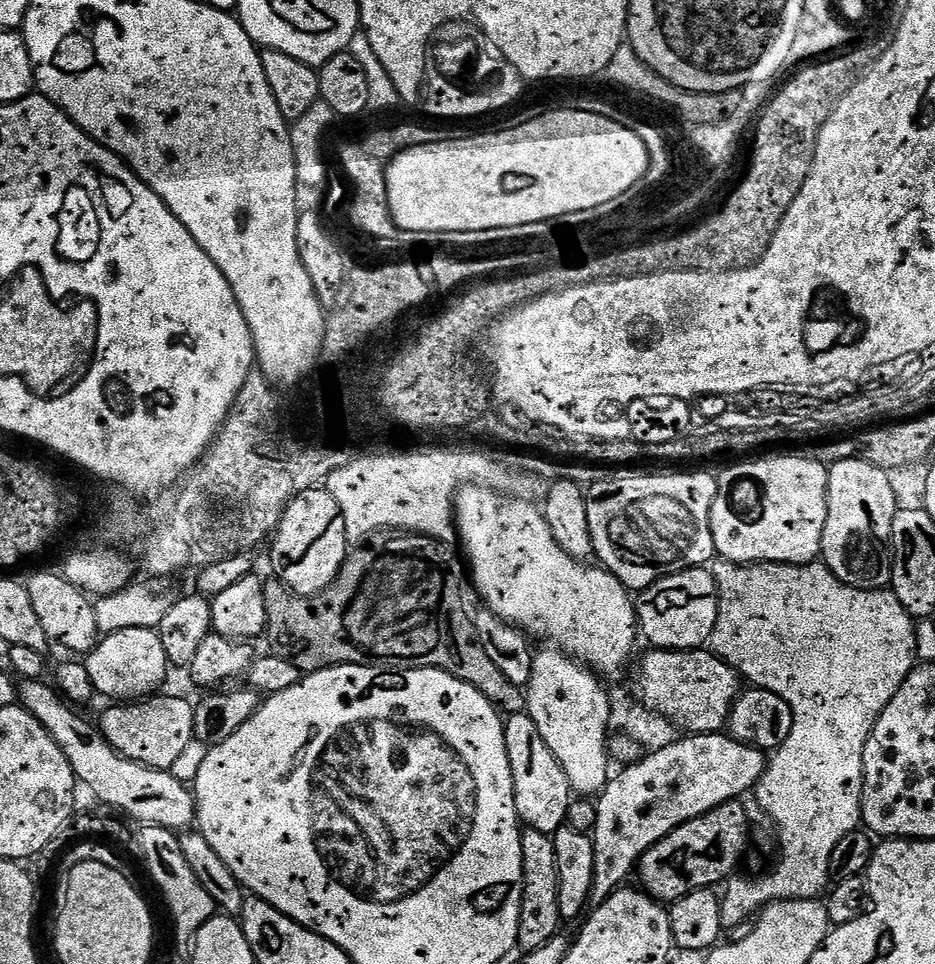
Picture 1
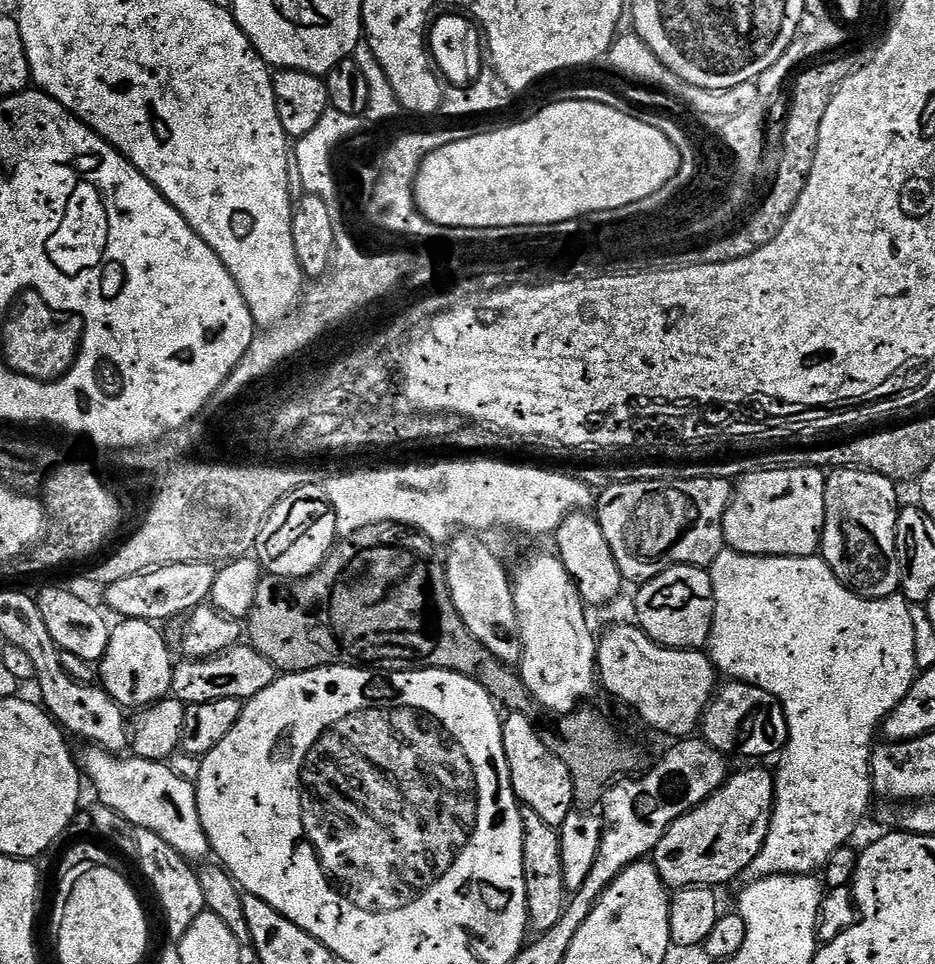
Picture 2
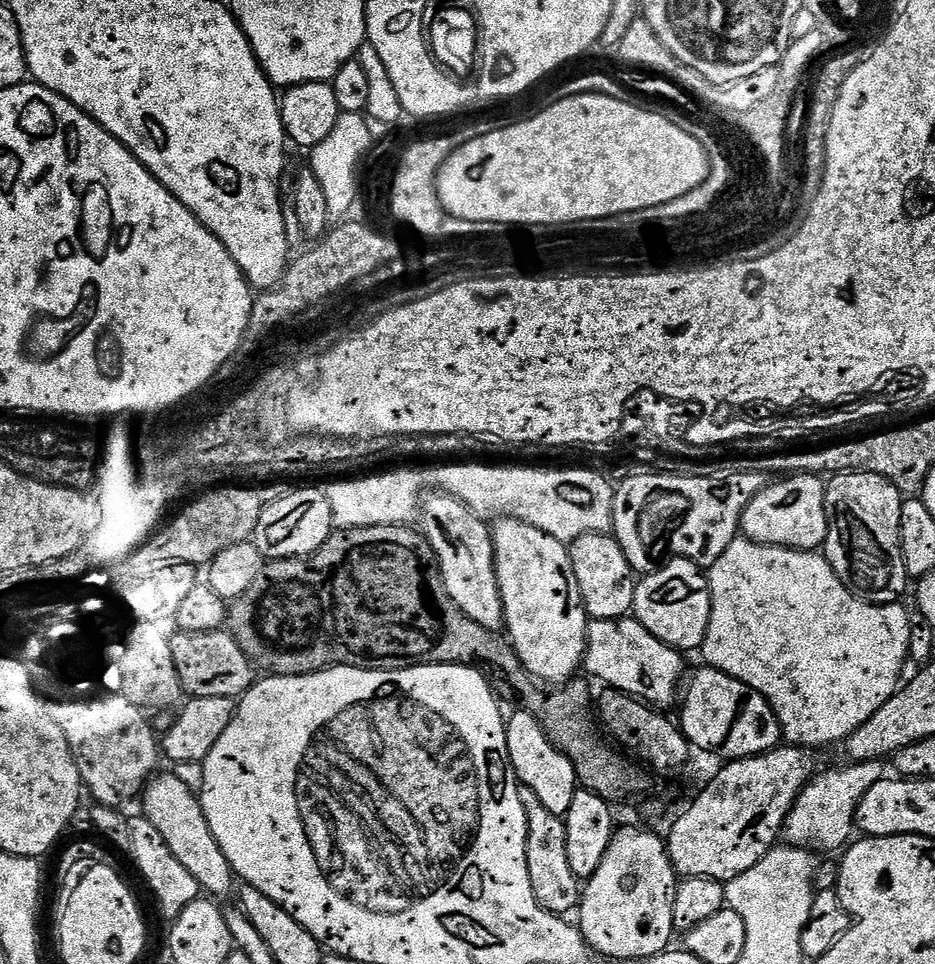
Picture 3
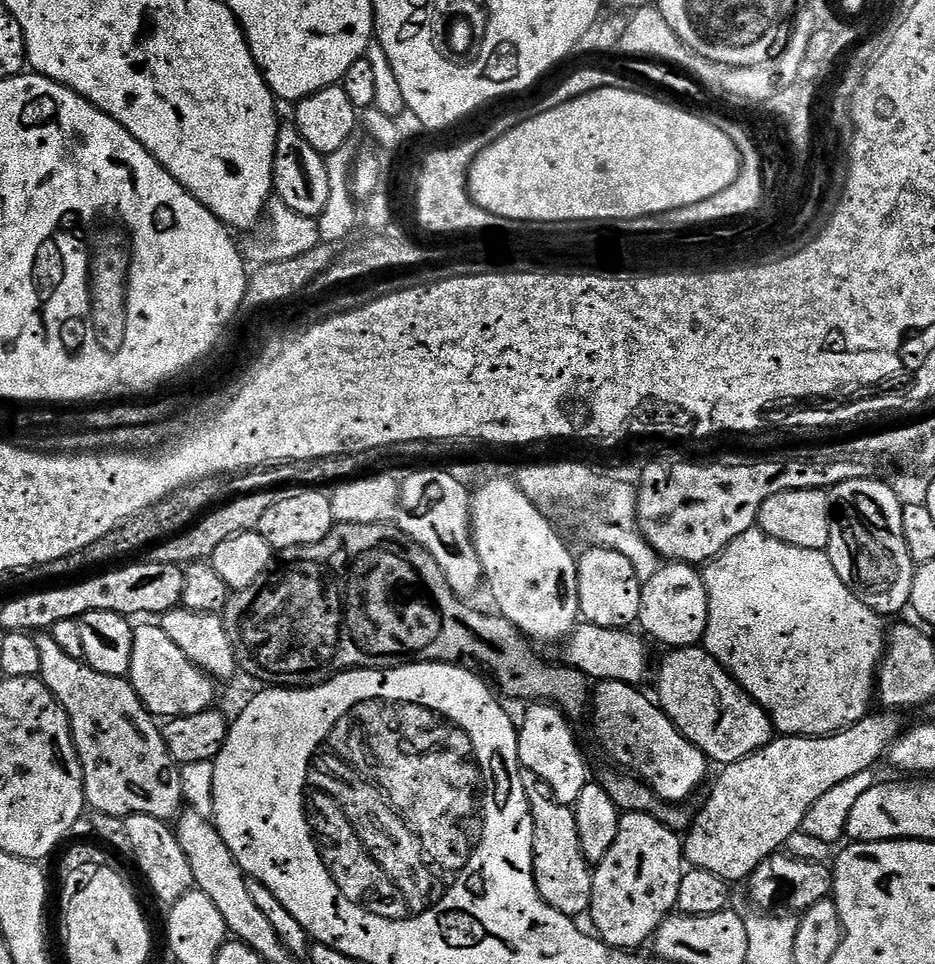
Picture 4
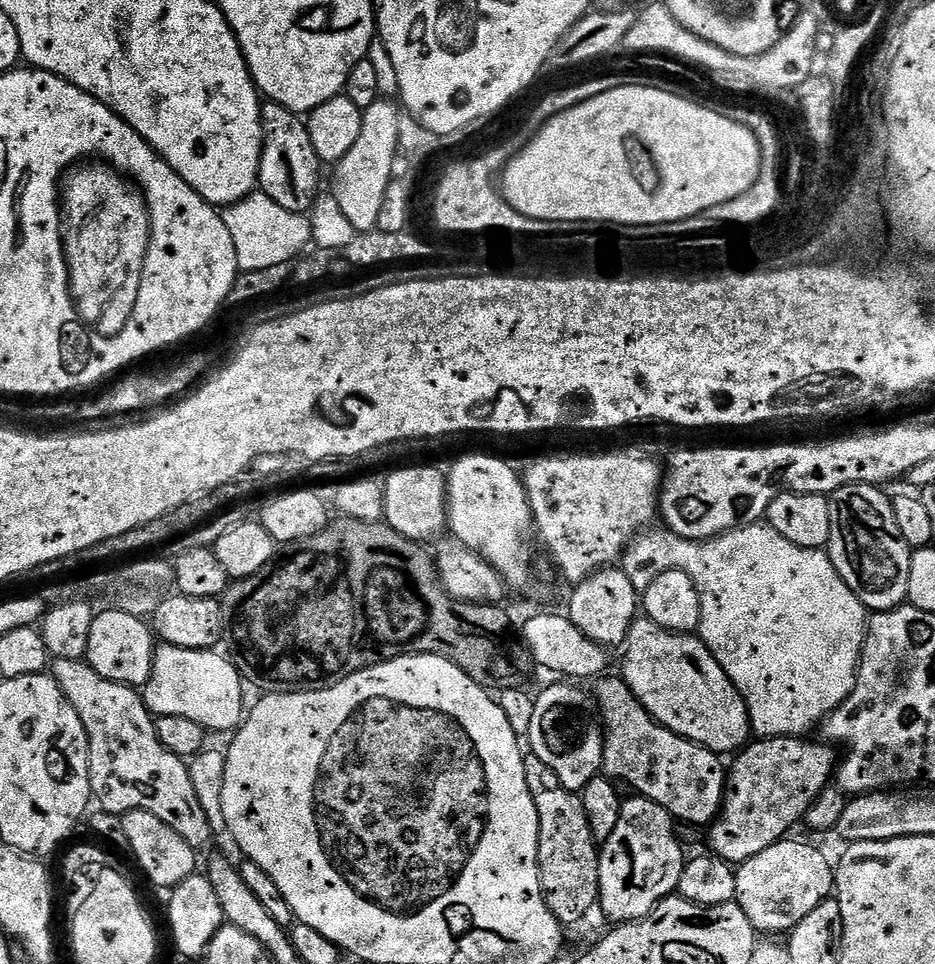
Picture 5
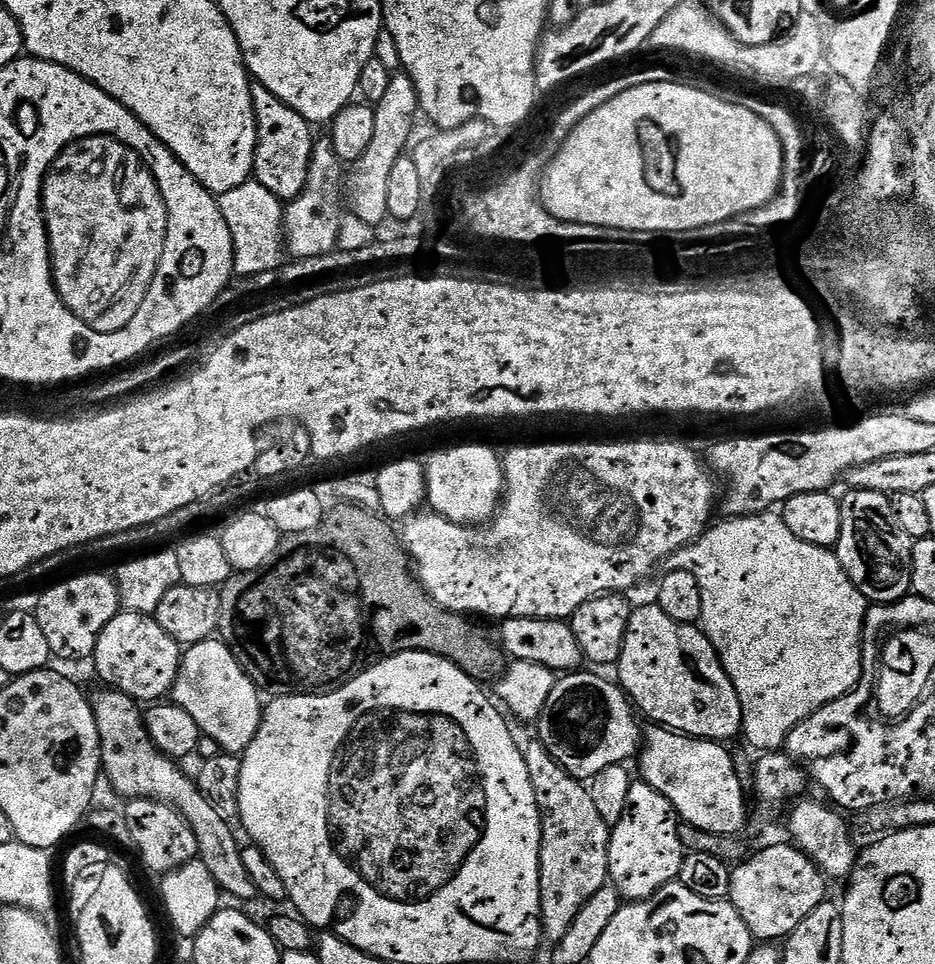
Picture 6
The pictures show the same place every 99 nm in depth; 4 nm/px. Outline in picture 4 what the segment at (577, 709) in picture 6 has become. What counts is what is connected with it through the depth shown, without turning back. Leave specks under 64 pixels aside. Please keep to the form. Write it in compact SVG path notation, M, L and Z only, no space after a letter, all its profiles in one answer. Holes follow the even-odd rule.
M532 702L524 712L524 721L519 721L518 758L523 770L534 770L546 786L550 786L552 799L559 804L575 805L578 794L590 783L588 764L584 752L576 741L576 732L571 728L569 717L565 716L555 704Z

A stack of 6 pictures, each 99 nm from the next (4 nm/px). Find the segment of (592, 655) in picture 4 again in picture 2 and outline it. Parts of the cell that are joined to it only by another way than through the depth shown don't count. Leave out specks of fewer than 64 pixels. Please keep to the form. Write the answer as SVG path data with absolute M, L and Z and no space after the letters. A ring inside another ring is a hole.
M635 623L616 624L598 640L598 680L610 695L640 715L644 724L672 738L688 738L701 727L704 711L718 691L718 673L704 650L666 648L651 640Z

